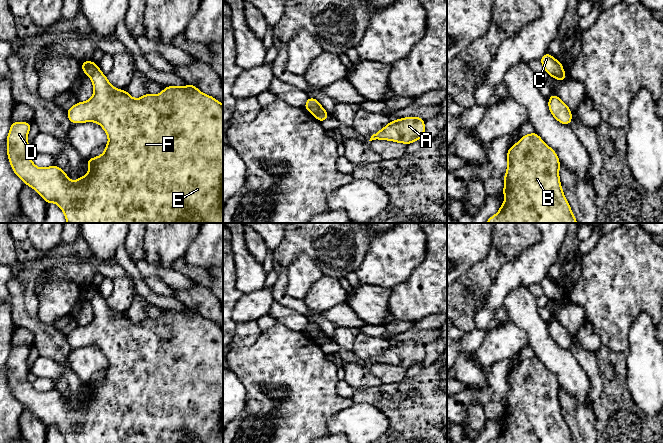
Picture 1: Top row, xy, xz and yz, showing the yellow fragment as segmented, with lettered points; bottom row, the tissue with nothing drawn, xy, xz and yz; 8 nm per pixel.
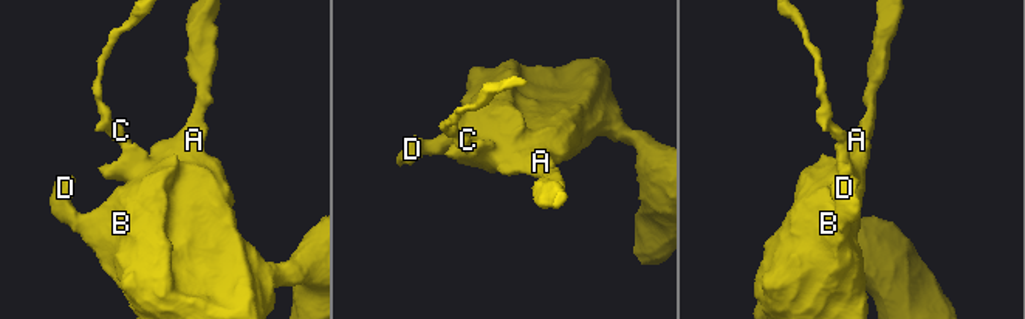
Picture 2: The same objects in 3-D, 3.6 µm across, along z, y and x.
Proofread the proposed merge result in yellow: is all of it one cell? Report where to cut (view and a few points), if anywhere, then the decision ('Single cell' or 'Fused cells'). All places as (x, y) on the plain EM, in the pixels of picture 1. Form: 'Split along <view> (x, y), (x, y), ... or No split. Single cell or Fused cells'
Split along yz (562, 293), (552, 300). Fused cells

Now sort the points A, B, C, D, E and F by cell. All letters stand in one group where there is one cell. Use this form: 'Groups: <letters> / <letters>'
Groups: A B D E F / C

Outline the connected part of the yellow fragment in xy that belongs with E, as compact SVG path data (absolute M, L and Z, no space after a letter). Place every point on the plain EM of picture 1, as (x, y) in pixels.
M99 292L89 300L93 306L93 320L86 326L74 328L66 336L72 348L93 345L102 350L109 362L104 377L101 380L85 384L90 393L88 398L71 406L65 396L55 388L48 392L38 392L33 388L33 384L27 380L30 372L27 359L31 347L12 346L7 360L7 378L14 397L24 408L38 416L46 428L55 426L64 436L66 443L223 443L223 406L221 403L223 400L223 329L212 320L201 317L197 311L189 307L186 311L166 310L158 319L146 317L141 322L134 323L126 314L114 312Z

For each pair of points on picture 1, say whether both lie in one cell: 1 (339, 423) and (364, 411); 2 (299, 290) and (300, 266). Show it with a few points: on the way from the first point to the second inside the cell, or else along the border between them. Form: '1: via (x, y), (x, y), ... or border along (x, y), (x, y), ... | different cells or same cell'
1: via (345, 422), (353, 422), (358, 417) | same cell
2: via (299, 284), (300, 272) | same cell

